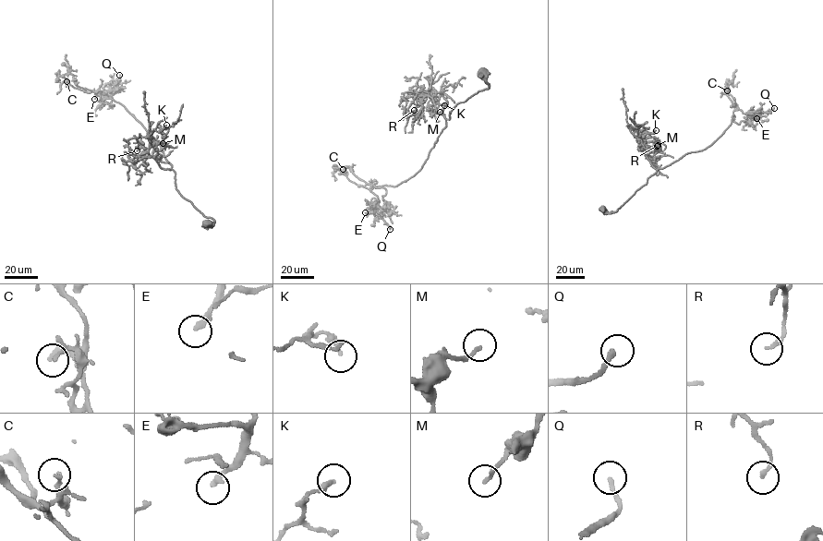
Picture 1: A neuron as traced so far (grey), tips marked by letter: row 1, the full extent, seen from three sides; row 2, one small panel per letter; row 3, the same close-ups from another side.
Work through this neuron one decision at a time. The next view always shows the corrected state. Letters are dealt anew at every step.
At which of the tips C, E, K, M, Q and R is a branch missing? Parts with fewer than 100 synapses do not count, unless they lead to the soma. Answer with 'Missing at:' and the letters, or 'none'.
Missing at: none

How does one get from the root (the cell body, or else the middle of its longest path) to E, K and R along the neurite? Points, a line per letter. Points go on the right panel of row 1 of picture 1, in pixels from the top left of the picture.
E: (602, 209), (616, 211), (658, 169), (710, 146), (731, 124), (734, 110), (753, 118), (757, 114), (756, 118)
K: (602, 209), (606, 212), (616, 211), (656, 172), (638, 145), (641, 138), (656, 130)
R: (602, 209), (606, 212), (616, 211), (656, 172), (639, 145), (644, 146), (654, 140), (657, 146)

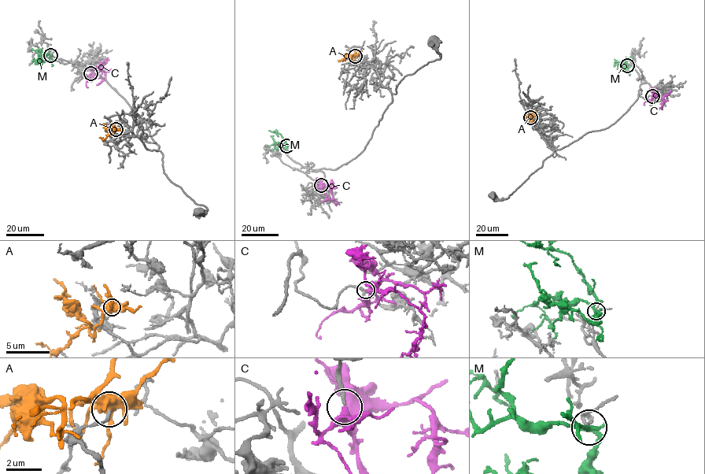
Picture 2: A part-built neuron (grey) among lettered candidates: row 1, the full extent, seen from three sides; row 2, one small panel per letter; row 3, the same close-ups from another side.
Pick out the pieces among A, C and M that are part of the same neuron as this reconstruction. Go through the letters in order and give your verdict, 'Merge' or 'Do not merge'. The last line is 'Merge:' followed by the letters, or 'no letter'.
A: Do not merge
C: Merge
M: Do not merge
Merge: C

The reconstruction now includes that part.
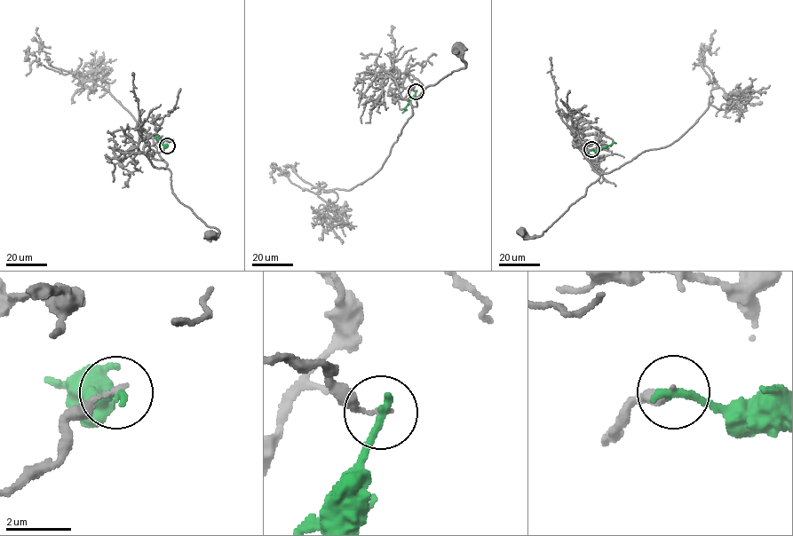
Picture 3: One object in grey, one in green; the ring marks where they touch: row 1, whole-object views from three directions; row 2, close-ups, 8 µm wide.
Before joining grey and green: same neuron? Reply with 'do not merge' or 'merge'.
do not merge

